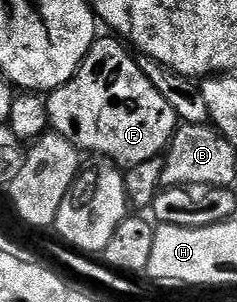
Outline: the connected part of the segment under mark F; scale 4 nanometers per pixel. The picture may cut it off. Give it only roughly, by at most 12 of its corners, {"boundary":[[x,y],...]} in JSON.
{"boundary":[[116,37],[48,95],[52,133],[118,167],[161,158],[175,108]]}

